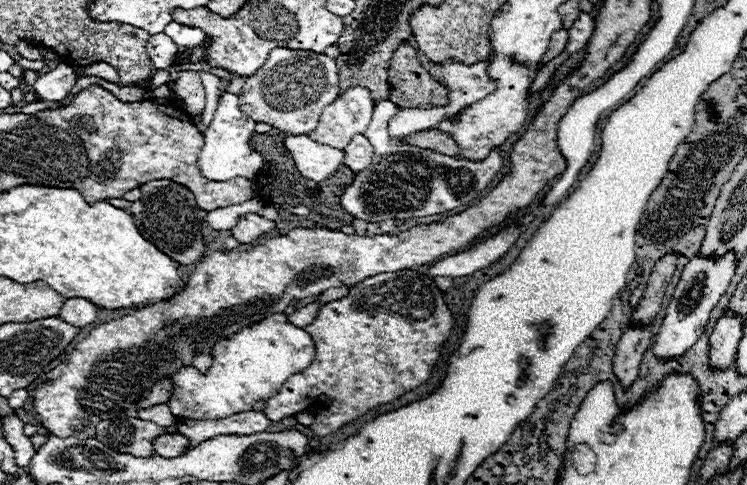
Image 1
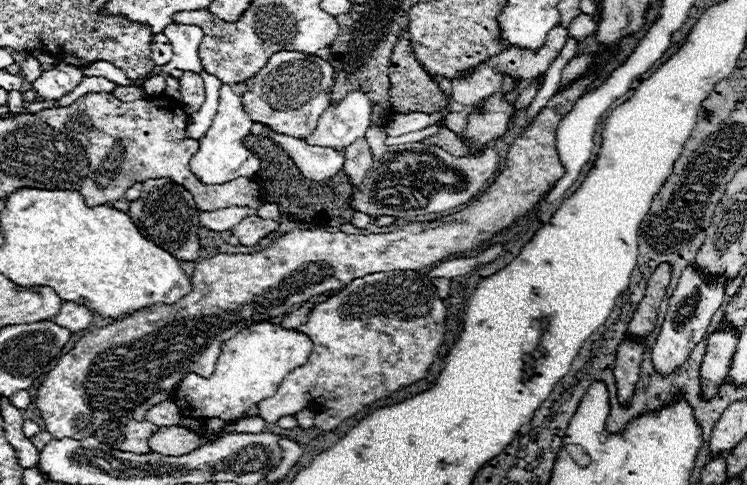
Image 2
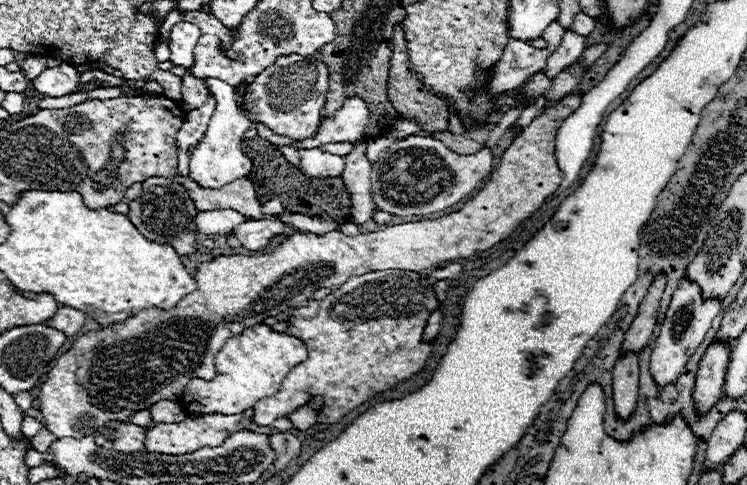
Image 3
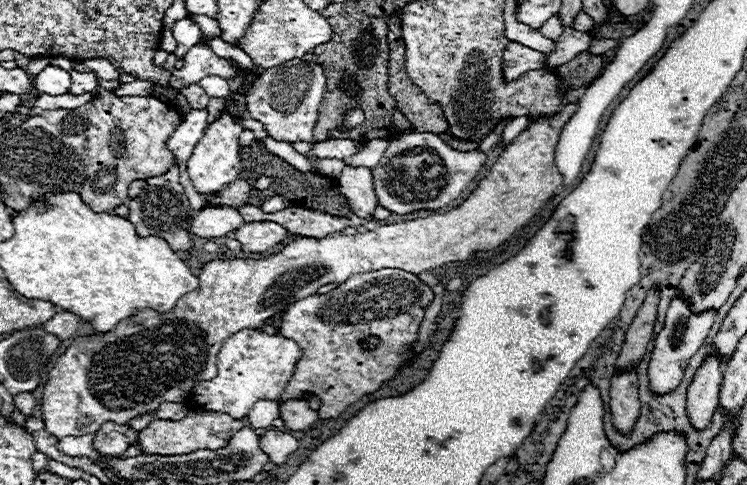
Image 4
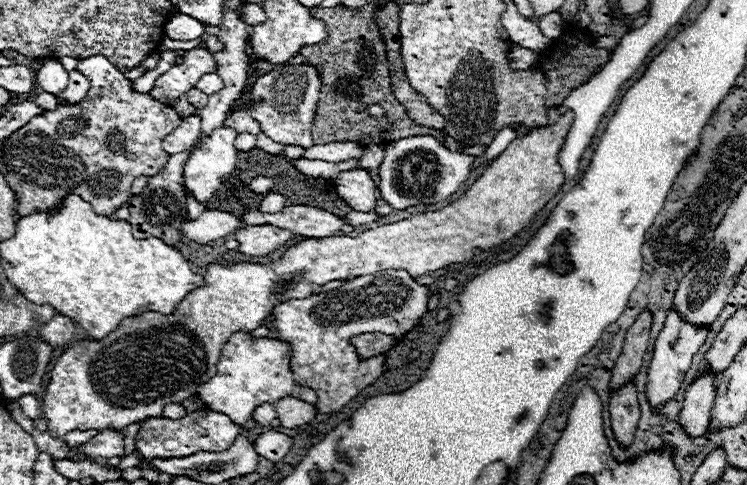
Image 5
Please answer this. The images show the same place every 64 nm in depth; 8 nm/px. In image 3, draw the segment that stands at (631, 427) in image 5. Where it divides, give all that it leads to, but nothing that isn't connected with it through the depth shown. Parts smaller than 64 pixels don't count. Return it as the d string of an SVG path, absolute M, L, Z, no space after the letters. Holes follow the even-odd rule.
M626 354L612 372L612 400L620 420L628 420L638 406L638 356Z

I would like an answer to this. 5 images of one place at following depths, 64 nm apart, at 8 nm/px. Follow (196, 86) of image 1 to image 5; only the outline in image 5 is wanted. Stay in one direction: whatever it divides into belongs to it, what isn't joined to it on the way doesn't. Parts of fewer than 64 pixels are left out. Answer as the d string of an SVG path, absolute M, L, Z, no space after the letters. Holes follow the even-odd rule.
M198 88L188 90L188 92L186 92L186 98L188 98L188 102L190 102L194 108L204 108L204 106L208 104L208 96L202 94Z

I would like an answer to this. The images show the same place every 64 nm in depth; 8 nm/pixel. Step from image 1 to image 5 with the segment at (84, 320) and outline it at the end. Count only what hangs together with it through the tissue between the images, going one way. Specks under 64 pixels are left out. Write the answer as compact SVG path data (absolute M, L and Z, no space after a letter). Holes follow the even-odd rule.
M56 314L50 322L38 326L38 334L44 342L48 342L54 350L56 348L66 348L68 346L68 340L72 338L74 334L74 326L72 320L68 316L62 316L62 314Z

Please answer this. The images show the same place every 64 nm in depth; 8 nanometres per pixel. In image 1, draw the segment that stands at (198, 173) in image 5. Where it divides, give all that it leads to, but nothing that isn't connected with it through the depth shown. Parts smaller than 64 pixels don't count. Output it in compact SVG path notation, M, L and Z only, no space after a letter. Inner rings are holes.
M224 92L220 96L220 102L218 102L218 108L216 108L212 122L204 132L204 146L202 146L200 156L198 156L198 168L206 176L206 180L226 182L226 180L234 180L238 176L244 176L244 178L256 176L256 172L264 166L264 158L258 152L254 152L248 144L250 136L256 134L254 126L256 126L256 122L250 120L240 110L238 96Z

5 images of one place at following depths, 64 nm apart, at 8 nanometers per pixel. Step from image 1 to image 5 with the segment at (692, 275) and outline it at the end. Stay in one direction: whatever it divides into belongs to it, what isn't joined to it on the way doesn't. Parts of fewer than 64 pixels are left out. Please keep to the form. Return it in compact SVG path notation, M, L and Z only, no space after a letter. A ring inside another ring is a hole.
M670 310L662 332L656 338L656 346L654 346L654 356L652 362L648 366L648 384L646 384L646 396L650 406L660 406L666 404L668 400L672 400L678 390L682 388L684 382L684 374L688 372L694 354L698 352L698 348L704 344L708 330L706 328L696 328L692 324L686 324L674 310Z

